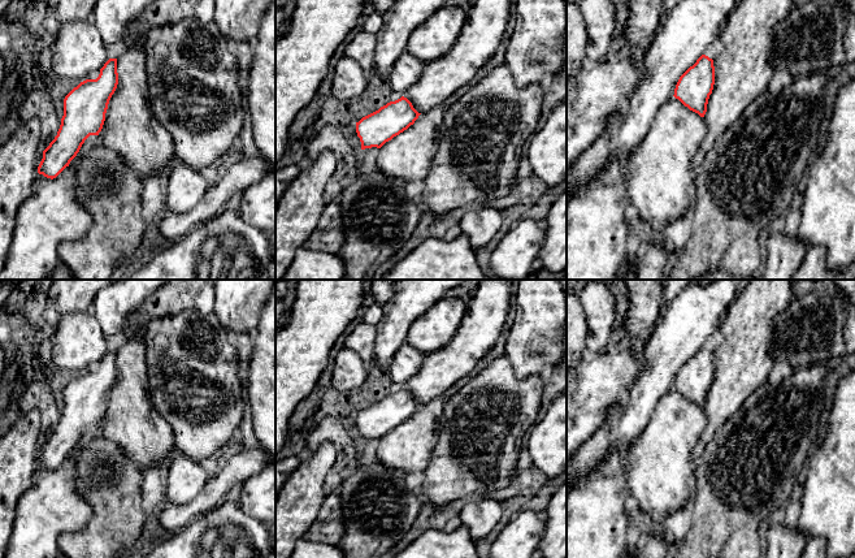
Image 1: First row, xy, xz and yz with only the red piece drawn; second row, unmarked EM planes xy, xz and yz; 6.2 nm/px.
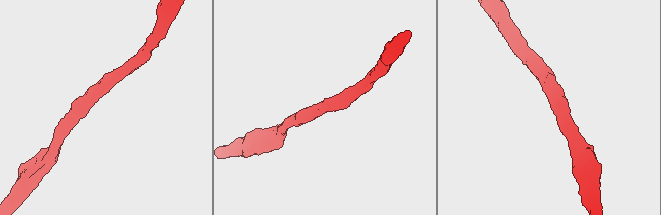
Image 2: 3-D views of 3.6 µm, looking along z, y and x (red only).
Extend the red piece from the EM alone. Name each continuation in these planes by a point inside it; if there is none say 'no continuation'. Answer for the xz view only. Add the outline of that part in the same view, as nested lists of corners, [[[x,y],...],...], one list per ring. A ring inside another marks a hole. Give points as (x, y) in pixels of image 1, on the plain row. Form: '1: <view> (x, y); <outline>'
1: xz (487, 306); [[[483,280],[466,298],[468,308],[452,341],[425,355],[418,371],[403,385],[418,405],[440,398],[455,382],[469,375],[500,337],[511,306],[512,280]]]

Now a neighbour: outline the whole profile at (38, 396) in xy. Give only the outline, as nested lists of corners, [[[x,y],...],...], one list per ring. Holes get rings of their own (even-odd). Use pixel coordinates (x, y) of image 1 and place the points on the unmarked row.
[[[35,381],[29,385],[19,402],[21,414],[36,410],[42,418],[42,434],[47,440],[57,427],[61,411],[56,405],[52,389],[45,381]]]

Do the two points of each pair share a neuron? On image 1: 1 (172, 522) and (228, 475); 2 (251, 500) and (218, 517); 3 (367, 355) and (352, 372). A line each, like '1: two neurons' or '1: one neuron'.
1: one neuron
2: one neuron
3: one neuron

